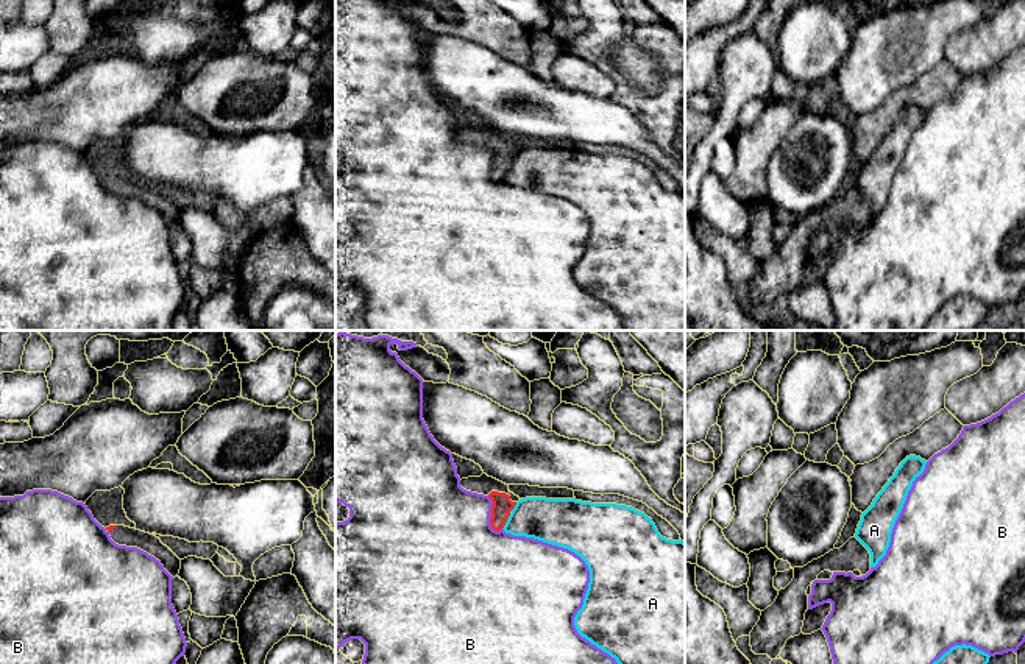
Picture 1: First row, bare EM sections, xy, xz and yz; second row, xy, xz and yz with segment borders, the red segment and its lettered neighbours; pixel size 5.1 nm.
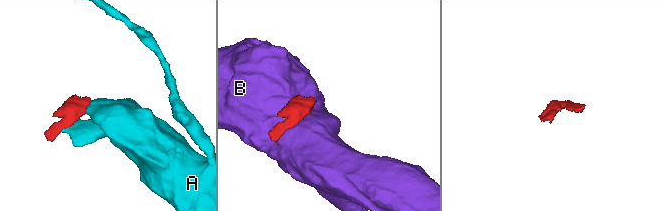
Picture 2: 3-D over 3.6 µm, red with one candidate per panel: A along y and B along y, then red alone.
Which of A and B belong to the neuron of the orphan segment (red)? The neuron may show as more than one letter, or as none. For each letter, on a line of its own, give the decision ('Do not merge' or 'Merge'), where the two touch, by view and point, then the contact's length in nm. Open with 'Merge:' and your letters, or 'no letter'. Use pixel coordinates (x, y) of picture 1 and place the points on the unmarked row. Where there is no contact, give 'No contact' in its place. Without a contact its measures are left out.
Merge: no letter
A: Do not merge. Touches red at xz (506, 172). Shared border 100 nm
B: Do not merge. Touches red at xz (492, 166). Shared border 200 nm

